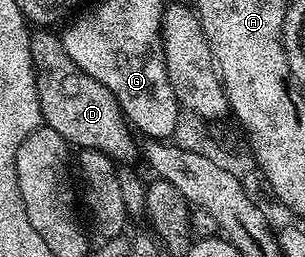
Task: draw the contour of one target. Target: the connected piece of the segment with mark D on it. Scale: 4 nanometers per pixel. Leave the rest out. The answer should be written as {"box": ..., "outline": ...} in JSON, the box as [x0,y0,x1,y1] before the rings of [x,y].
{"box":[31,29,137,165],"outline":[[[39,29],[31,36],[31,56],[43,123],[52,127],[68,145],[75,146],[76,143],[76,148],[100,151],[119,165],[134,164],[135,155],[137,159],[136,136],[124,119],[118,101],[101,81],[79,70],[77,61],[65,53],[62,38],[51,31],[54,30]]]}

